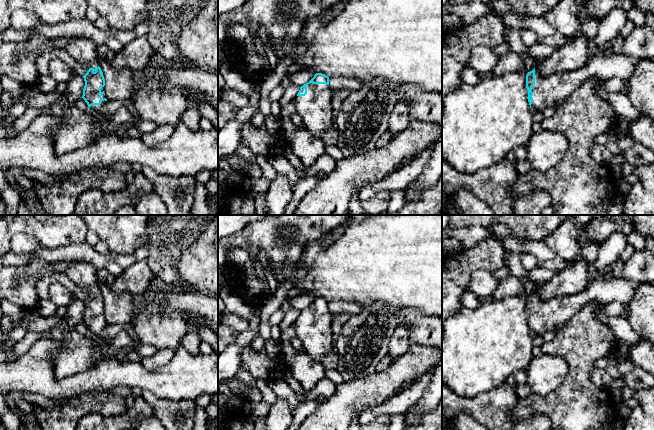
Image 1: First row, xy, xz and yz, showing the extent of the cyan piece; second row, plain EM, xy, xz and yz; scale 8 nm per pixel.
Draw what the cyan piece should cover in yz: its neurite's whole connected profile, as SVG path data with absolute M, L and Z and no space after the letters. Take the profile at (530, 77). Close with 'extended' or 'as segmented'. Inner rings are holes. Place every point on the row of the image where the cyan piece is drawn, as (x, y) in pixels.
M603 51L602 54L592 57L588 64L583 68L552 74L548 77L542 77L540 75L537 61L538 60L536 60L535 68L526 75L526 88L528 90L527 99L530 108L543 112L546 108L552 107L557 102L562 103L565 101L575 89L581 86L588 79L606 81L612 78L619 78L626 83L633 75L635 67L641 60L632 58L623 53L612 53L607 56Z; extended

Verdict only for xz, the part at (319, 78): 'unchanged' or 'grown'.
grown

